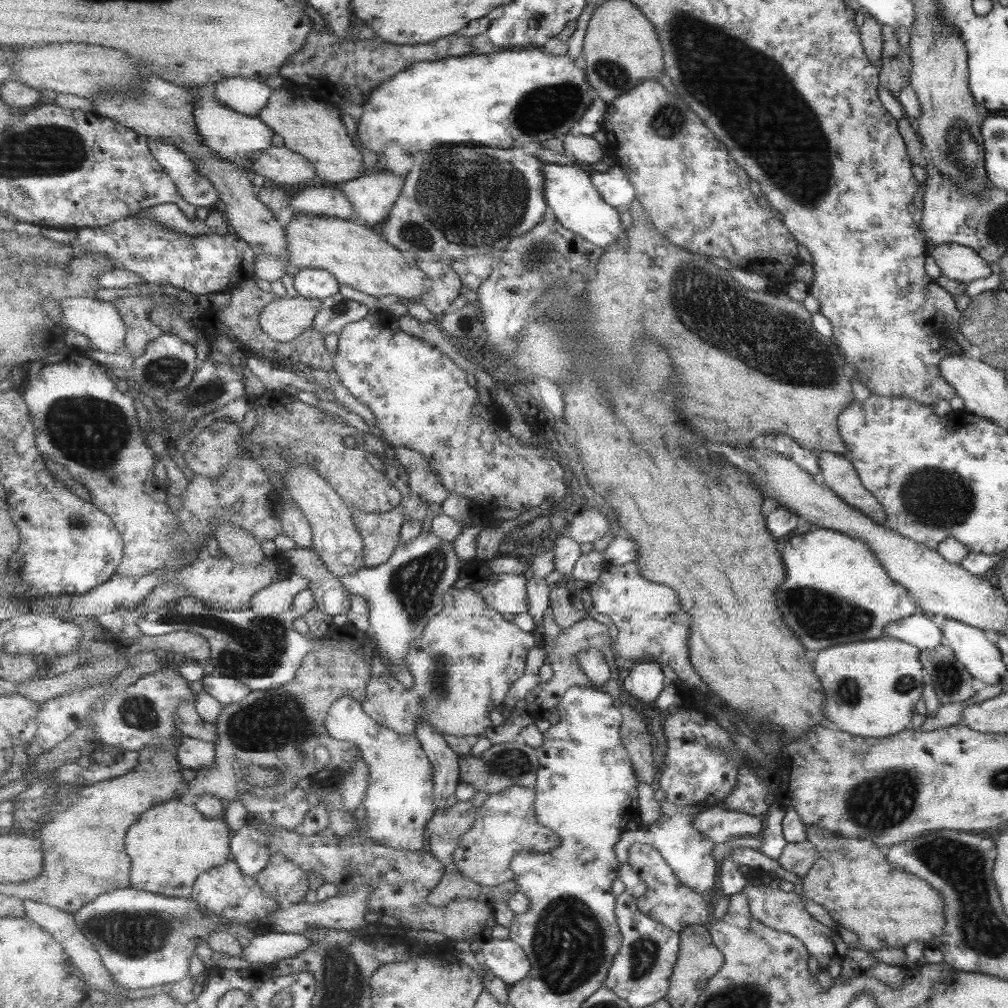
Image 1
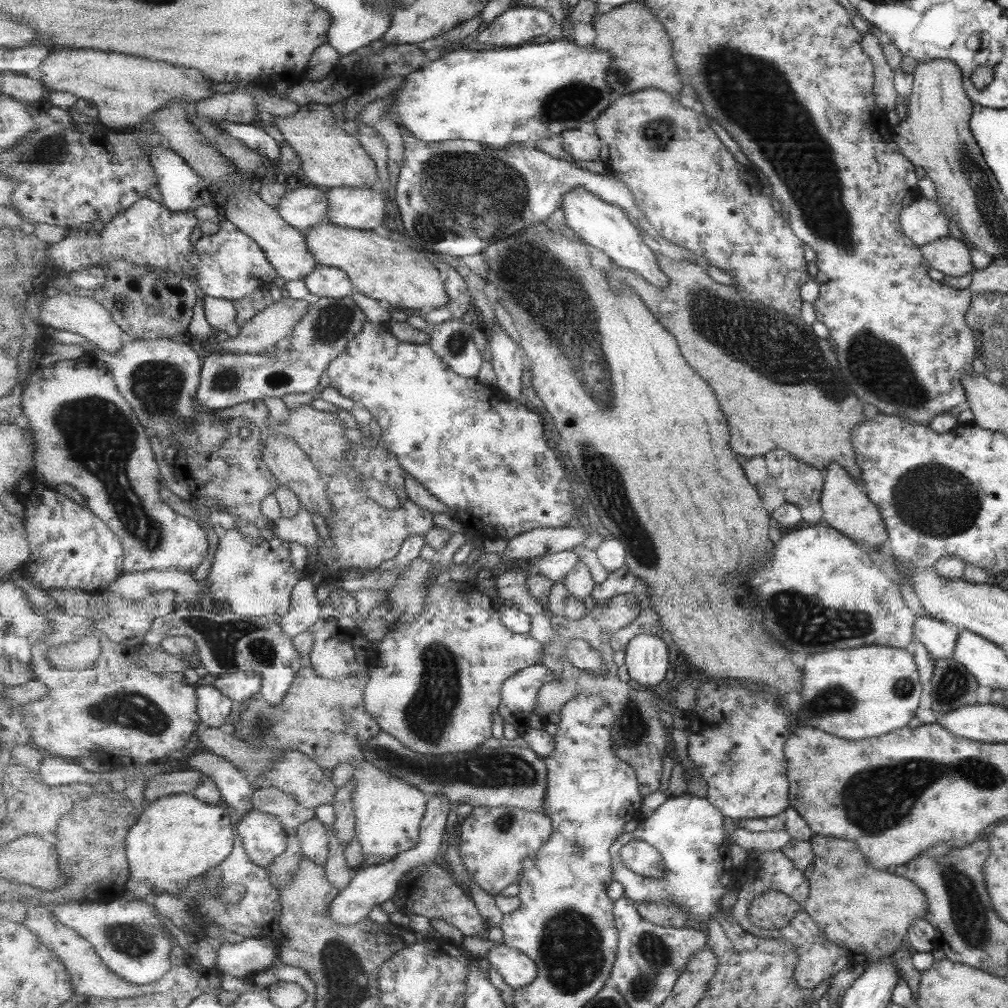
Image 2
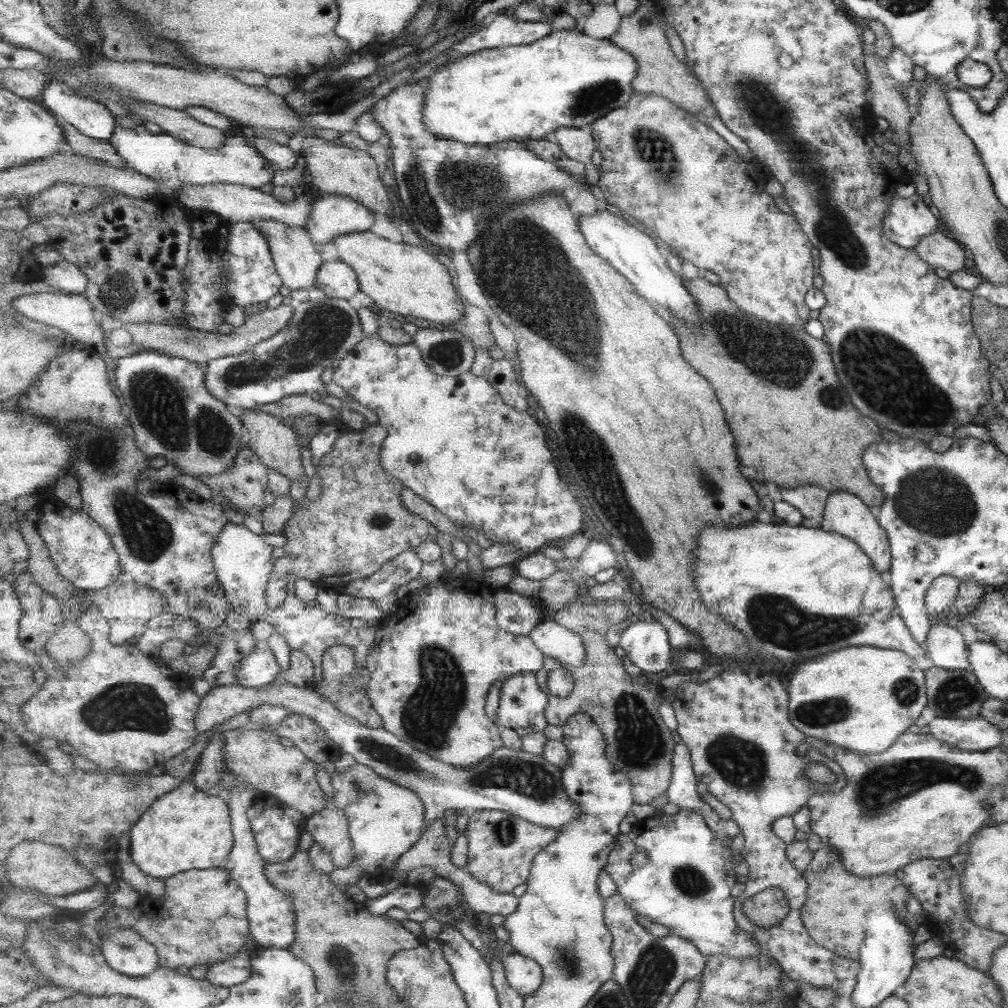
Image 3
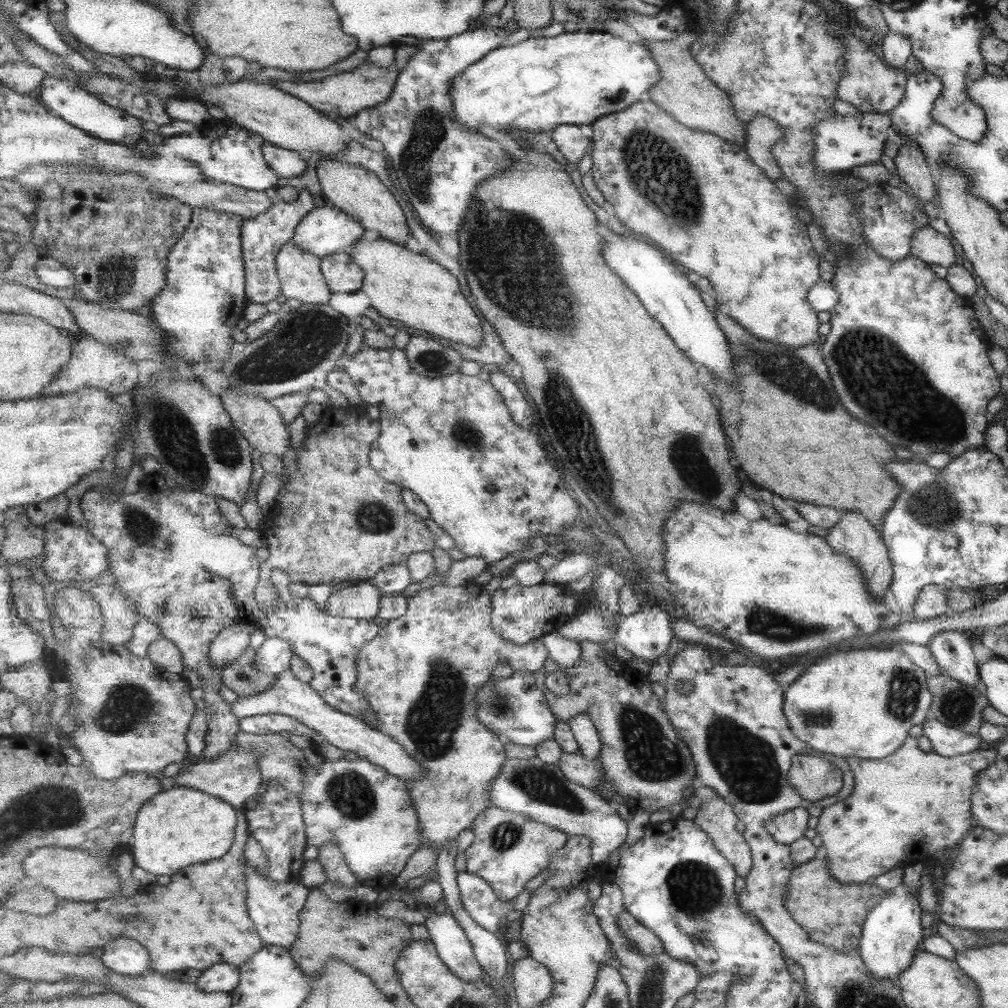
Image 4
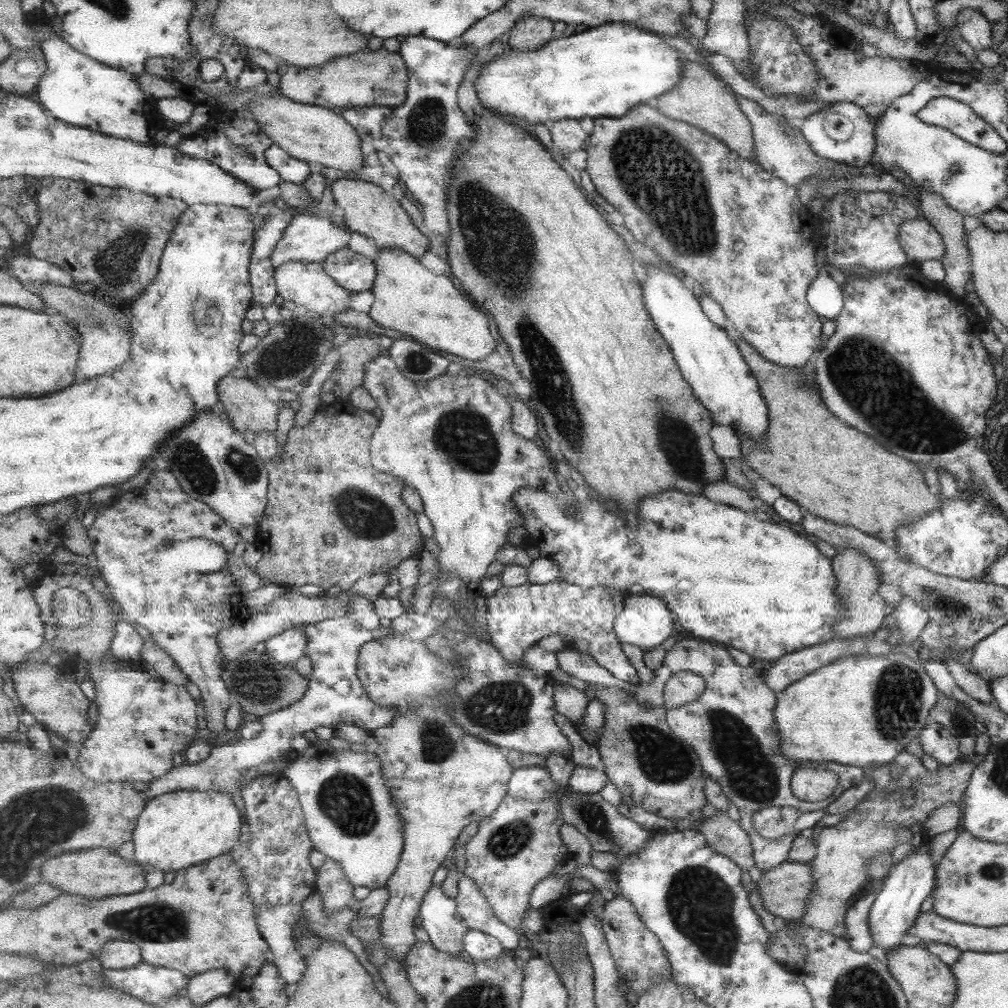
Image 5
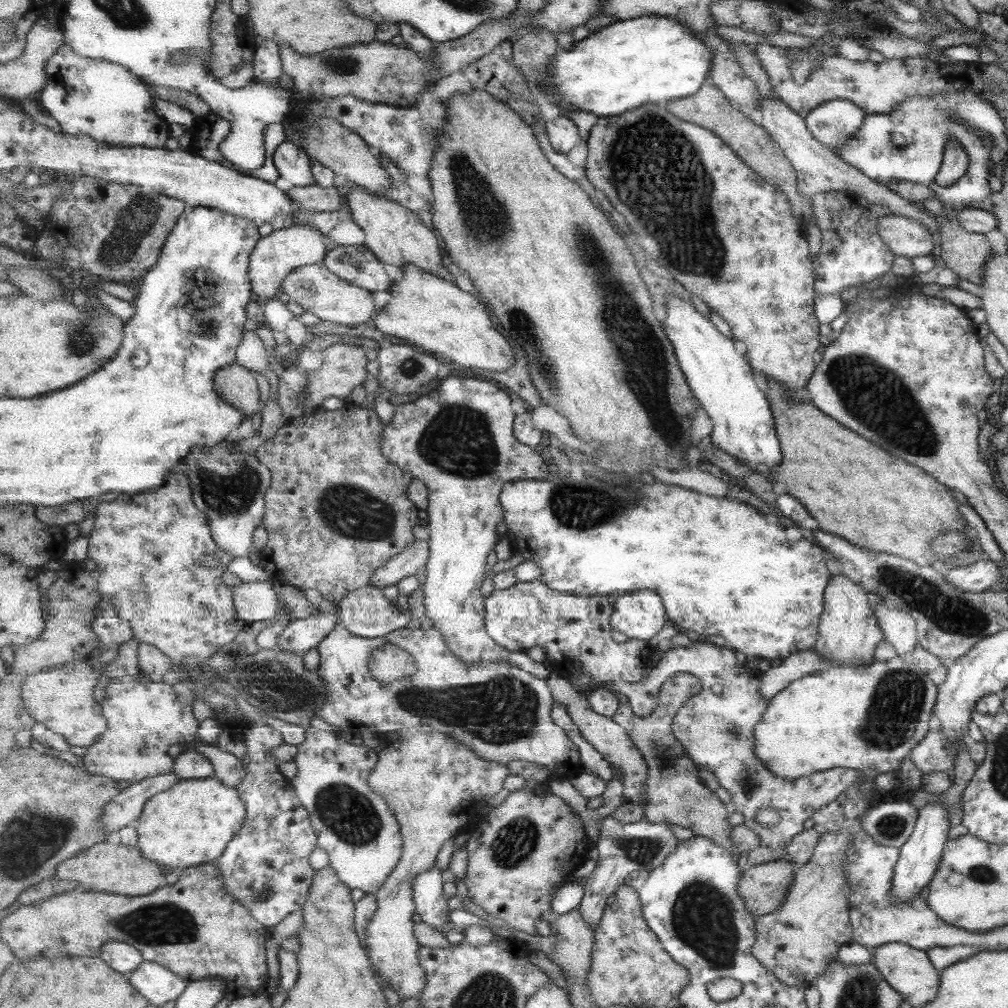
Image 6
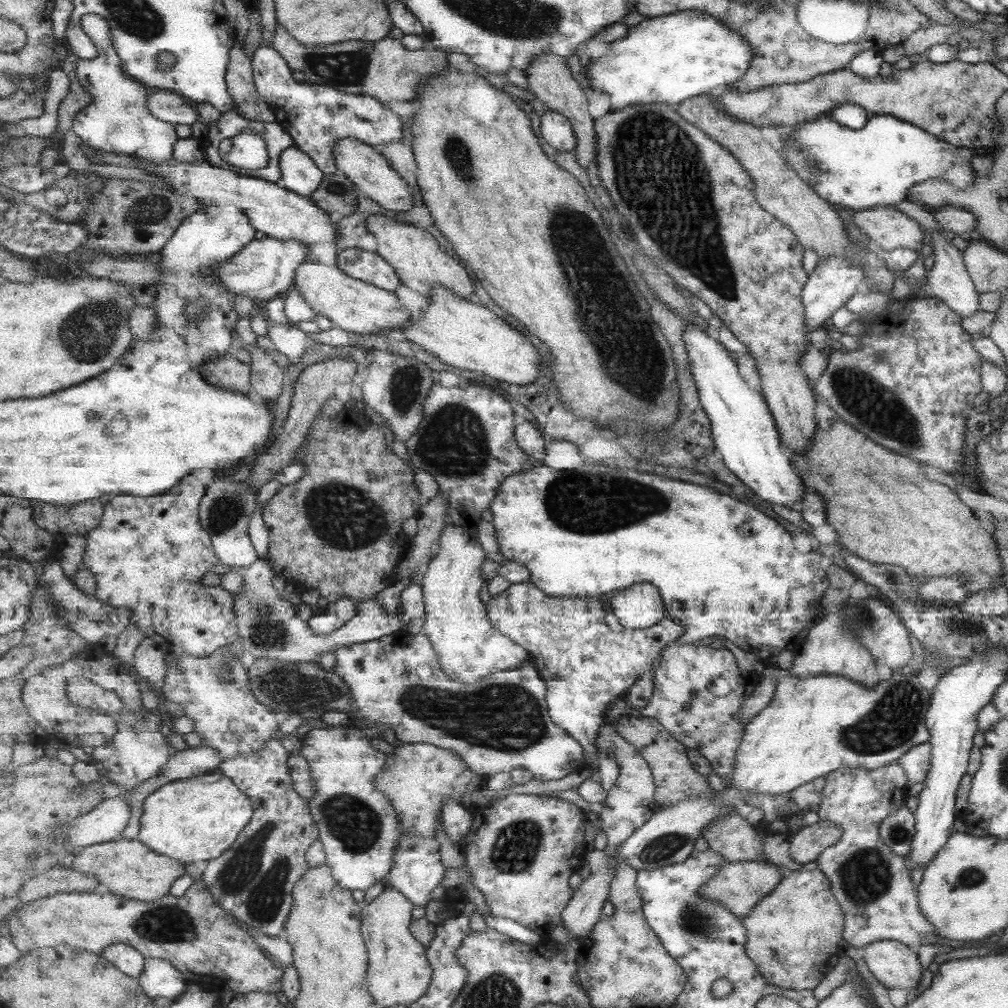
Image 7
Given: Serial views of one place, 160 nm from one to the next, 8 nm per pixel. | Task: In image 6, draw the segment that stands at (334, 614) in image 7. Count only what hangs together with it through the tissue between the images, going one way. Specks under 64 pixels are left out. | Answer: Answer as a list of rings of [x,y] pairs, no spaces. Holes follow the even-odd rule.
[[[340,607],[336,616],[317,614],[309,618],[291,620],[278,636],[278,647],[295,654],[315,649],[335,628],[336,622],[342,615],[343,611]]]

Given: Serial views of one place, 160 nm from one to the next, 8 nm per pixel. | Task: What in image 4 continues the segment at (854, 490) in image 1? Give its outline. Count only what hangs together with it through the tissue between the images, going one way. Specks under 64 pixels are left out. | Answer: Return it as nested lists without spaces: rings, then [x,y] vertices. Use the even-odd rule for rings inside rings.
[[[843,512],[838,521],[827,531],[824,538],[830,547],[836,552],[847,555],[864,574],[866,579],[866,589],[870,591],[876,599],[881,599],[885,594],[885,588],[893,580],[893,567],[887,560],[889,548],[883,546],[880,534],[875,532],[874,527],[860,512]]]

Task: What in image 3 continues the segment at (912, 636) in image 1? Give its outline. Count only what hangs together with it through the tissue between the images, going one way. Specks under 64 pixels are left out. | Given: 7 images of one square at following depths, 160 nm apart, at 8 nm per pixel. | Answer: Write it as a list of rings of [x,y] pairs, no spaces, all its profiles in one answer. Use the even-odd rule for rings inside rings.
[[[932,619],[924,641],[925,656],[944,671],[969,668],[967,642],[953,626]]]

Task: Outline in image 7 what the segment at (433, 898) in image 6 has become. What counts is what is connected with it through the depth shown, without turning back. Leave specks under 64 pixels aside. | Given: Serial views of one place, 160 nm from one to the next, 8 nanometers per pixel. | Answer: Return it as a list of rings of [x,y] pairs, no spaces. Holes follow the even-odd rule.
[[[403,831],[399,849],[397,849],[393,868],[384,878],[385,885],[398,888],[417,906],[427,907],[433,900],[435,888],[441,885],[448,869],[441,862],[439,844],[435,839],[423,839],[423,835],[411,835]]]

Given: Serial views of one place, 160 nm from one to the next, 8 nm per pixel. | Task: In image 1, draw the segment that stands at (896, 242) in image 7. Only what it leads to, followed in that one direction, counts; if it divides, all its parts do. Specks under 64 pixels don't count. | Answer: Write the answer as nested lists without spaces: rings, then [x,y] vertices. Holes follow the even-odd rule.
[[[950,243],[933,246],[933,249],[927,252],[931,254],[941,275],[965,286],[971,281],[987,278],[991,274],[985,260],[981,260],[977,252],[973,252],[970,247]]]

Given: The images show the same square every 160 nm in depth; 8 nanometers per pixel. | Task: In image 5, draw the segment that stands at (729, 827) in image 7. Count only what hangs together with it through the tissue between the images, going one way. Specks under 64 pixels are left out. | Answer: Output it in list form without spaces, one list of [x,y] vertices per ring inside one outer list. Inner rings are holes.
[[[689,671],[674,674],[666,686],[665,707],[645,706],[631,692],[619,687],[603,687],[588,683],[588,689],[607,708],[607,722],[603,727],[605,734],[603,734],[603,740],[597,747],[602,753],[608,780],[620,788],[623,793],[624,804],[640,806],[646,811],[672,821],[676,818],[689,818],[691,821],[703,820],[701,808],[708,803],[705,789],[707,775],[703,771],[702,762],[699,760],[694,746],[684,742],[671,730],[667,712],[671,708],[679,708],[699,699],[705,693],[706,680],[702,676]]]

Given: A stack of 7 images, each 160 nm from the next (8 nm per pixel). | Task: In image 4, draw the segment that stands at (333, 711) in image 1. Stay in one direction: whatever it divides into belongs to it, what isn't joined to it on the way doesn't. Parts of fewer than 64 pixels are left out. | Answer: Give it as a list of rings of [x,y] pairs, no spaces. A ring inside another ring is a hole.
[[[341,758],[325,762],[323,765],[309,766],[304,785],[305,790],[301,797],[303,797],[308,845],[323,848],[329,842],[339,844],[359,884],[370,886],[379,894],[391,888],[409,864],[410,858],[421,847],[422,834],[419,830],[418,810],[415,808],[408,782],[387,773],[383,767],[366,759],[359,758],[351,762]]]

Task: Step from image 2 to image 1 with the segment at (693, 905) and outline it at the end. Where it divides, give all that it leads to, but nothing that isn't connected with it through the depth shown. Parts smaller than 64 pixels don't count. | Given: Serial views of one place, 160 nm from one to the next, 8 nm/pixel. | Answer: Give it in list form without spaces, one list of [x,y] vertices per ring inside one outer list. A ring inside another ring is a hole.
[[[662,802],[662,818],[661,821],[649,825],[647,830],[628,831],[623,834],[621,842],[616,846],[619,862],[622,868],[620,869],[620,880],[624,883],[625,890],[638,899],[641,898],[648,889],[648,884],[639,876],[638,871],[631,866],[630,849],[635,844],[642,843],[653,846],[671,865],[675,874],[682,880],[683,884],[690,886],[698,893],[712,893],[717,886],[717,868],[721,868],[720,862],[713,858],[713,845],[711,839],[707,839],[707,835],[699,831],[697,826],[694,826],[694,818],[705,809],[705,806],[692,804],[691,806],[679,806],[673,802]]]

